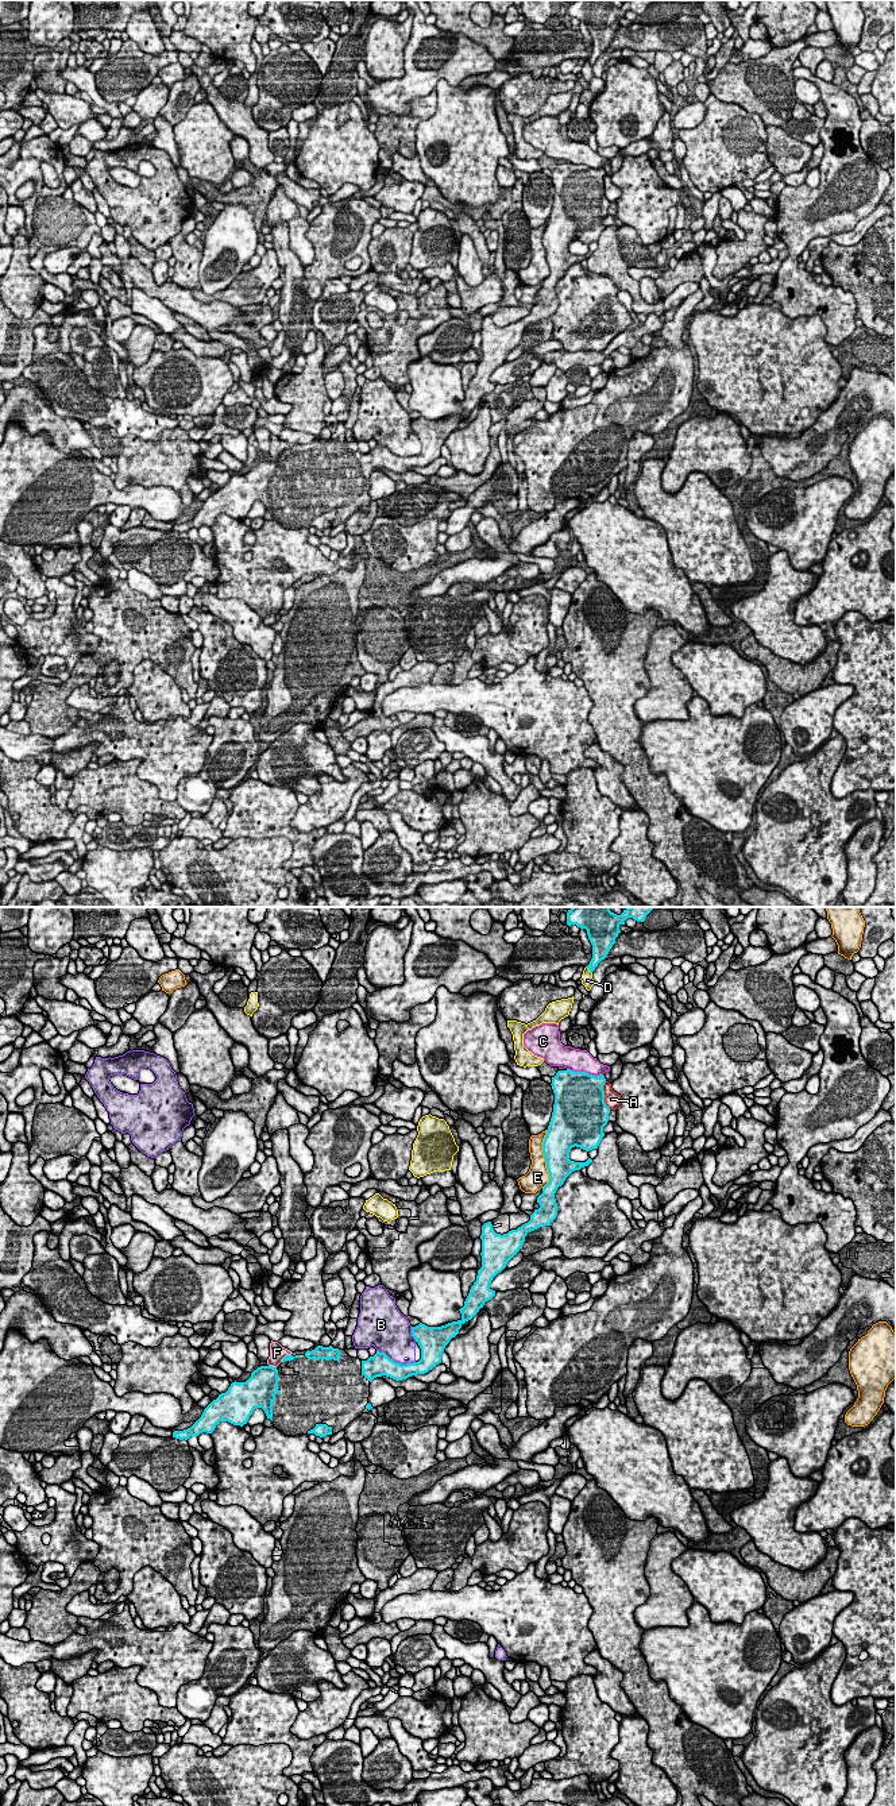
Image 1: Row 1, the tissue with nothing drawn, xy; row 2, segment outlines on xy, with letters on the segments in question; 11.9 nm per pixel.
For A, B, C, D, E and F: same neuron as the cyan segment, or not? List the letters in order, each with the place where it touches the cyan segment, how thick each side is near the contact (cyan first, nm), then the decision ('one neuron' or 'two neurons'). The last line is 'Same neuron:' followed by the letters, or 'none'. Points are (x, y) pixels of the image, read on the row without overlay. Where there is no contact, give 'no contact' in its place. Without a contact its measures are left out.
A: xy (603, 188) | 500/190 nm | two neurons
B: xy (396, 455) | 260/380 nm | two neurons
C: xy (584, 165) | 500/260 nm | two neurons
D: xy (590, 64) | 170/140 nm | one neuron
E: xy (545, 253) | 340/280 nm | two neurons
F: xy (271, 459) | 360/190 nm | two neurons
Same neuron: D

